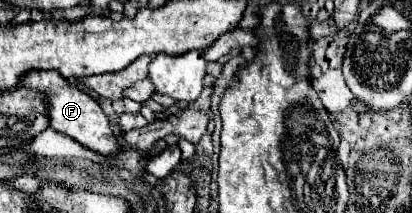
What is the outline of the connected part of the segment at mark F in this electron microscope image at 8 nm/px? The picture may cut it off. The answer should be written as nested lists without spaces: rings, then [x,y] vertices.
[[[31,70],[21,76],[19,86],[25,86],[33,92],[39,92],[47,98],[45,106],[49,110],[47,116],[49,116],[49,126],[53,130],[77,140],[79,144],[83,144],[95,152],[101,152],[101,154],[113,154],[115,150],[121,148],[119,140],[111,132],[109,118],[103,114],[99,104],[85,90],[69,86],[69,82],[61,74],[57,74],[55,70]]]

